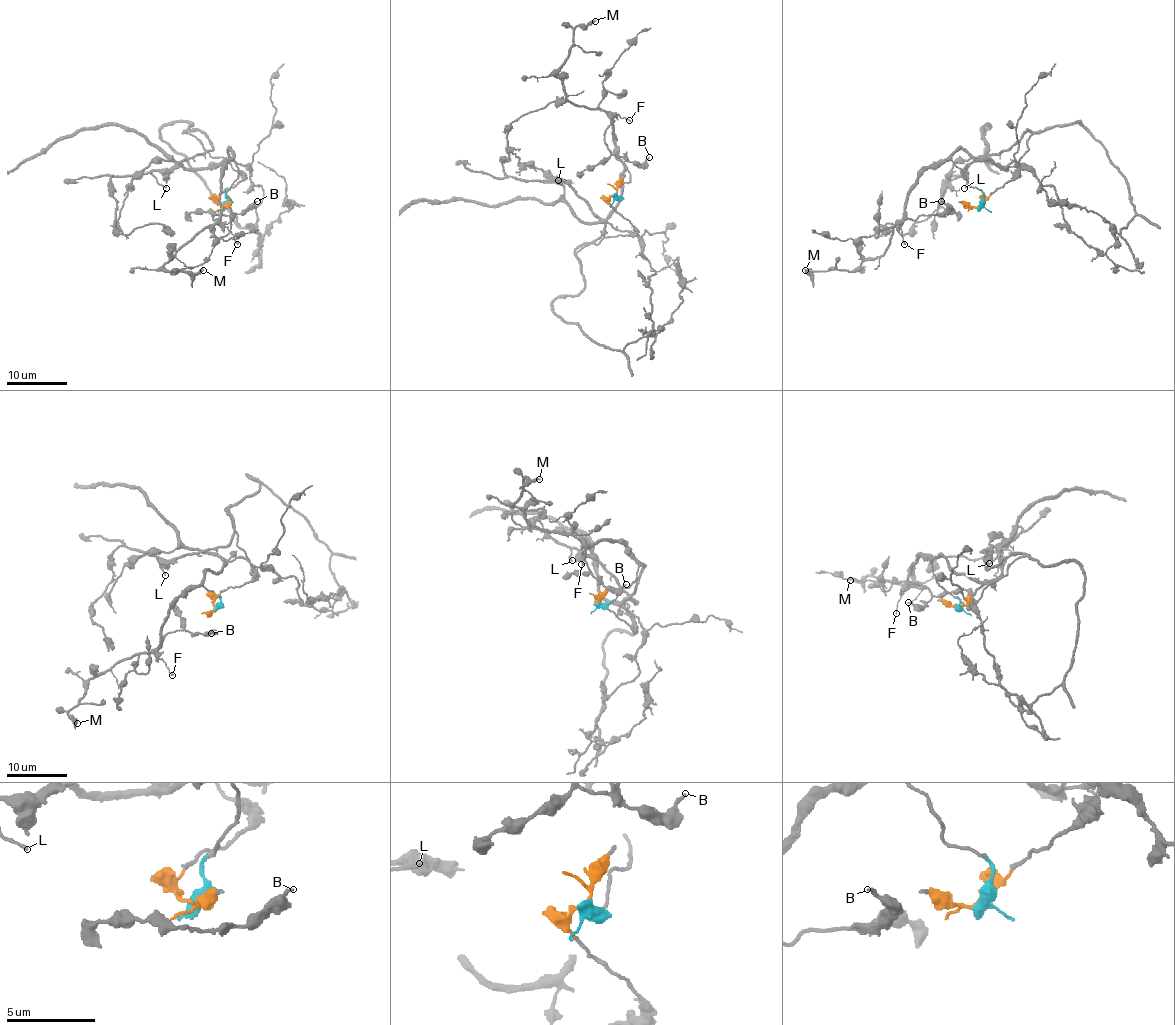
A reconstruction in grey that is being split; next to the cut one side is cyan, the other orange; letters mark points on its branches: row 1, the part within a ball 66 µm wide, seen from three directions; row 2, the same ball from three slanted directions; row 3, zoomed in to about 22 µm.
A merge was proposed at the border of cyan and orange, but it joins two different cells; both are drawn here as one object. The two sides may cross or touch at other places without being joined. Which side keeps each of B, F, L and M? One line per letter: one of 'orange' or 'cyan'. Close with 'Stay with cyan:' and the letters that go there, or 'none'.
B: cyan
F: cyan
L: orange
M: cyan
Stay with cyan: B, F, M

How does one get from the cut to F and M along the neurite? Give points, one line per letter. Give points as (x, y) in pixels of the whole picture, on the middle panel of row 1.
F: (616, 195), (619, 200), (625, 183), (629, 181), (629, 172), (616, 150), (611, 124), (617, 115), (629, 121)
M: (616, 195), (629, 172), (617, 154), (613, 121), (602, 110), (575, 105), (556, 76), (573, 31), (596, 20)

